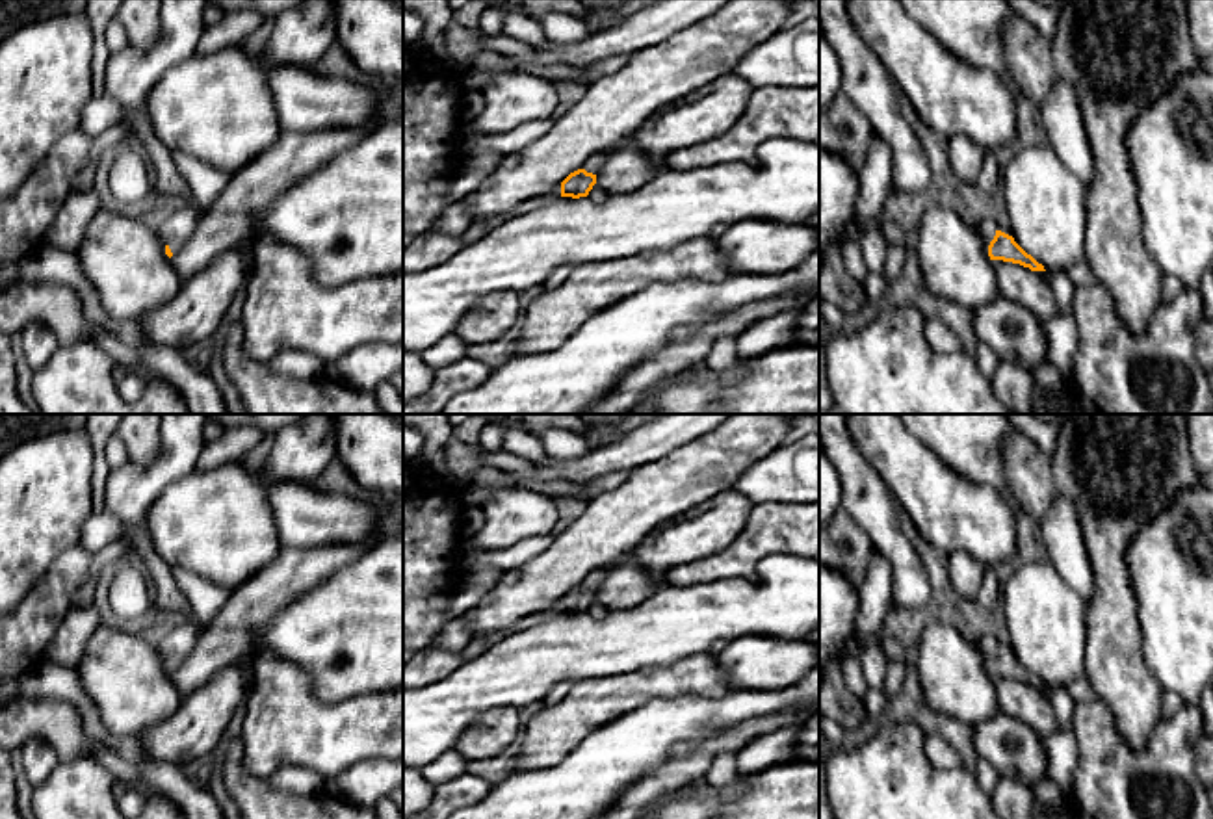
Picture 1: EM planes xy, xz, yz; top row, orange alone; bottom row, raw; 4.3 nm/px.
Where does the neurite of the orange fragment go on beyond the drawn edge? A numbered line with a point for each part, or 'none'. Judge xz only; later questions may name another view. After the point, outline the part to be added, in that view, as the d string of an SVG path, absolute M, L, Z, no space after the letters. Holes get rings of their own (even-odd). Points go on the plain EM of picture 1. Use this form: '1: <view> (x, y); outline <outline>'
1: xz (593, 580); outline M602 568L602 570L591 572L591 574L585 578L583 585L585 585L587 589L596 591L596 589L602 585L602 581L607 578L609 570L611 570L611 568Z

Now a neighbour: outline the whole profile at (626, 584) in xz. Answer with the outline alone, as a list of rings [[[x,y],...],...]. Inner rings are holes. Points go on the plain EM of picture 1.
[[[620,563],[611,568],[596,589],[596,602],[606,609],[628,609],[652,596],[661,581],[654,579],[643,566]]]

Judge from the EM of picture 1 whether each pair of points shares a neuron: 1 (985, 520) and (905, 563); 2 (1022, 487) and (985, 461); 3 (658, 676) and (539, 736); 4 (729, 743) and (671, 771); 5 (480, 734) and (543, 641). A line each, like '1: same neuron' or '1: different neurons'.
1: different neurons
2: different neurons
3: same neuron
4: same neuron
5: different neurons

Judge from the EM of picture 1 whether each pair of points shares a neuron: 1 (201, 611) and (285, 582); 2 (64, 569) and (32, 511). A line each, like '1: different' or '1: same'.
1: different
2: different

